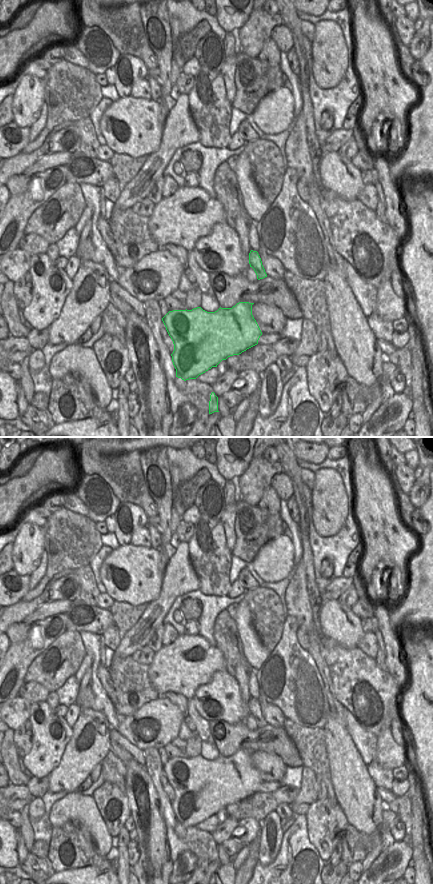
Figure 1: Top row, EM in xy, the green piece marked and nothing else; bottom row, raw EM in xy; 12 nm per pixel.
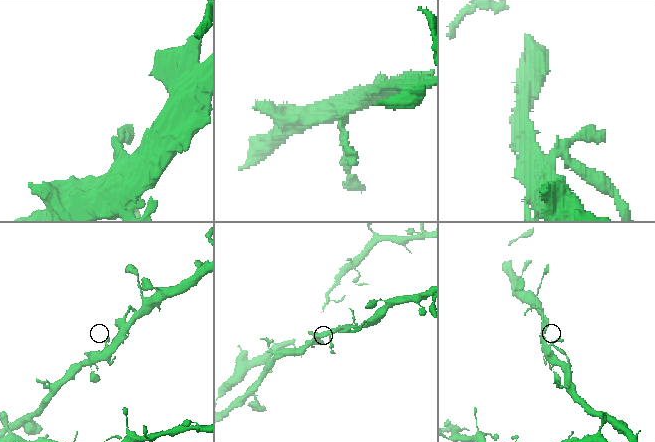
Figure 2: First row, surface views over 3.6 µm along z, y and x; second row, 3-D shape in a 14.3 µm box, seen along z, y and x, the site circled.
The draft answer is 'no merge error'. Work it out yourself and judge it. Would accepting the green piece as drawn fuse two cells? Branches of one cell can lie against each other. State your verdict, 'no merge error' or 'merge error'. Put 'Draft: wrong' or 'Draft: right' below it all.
merge error
Draft: wrong

